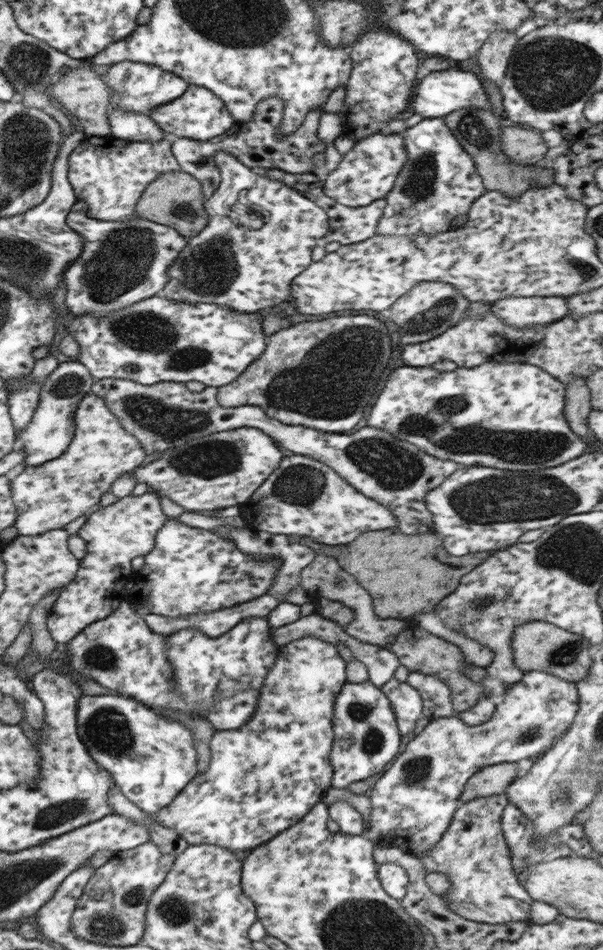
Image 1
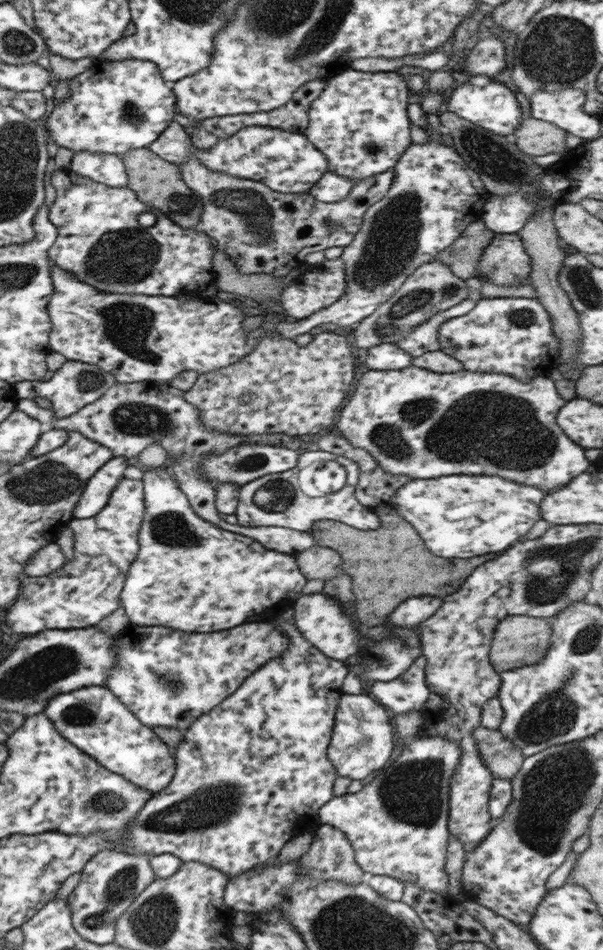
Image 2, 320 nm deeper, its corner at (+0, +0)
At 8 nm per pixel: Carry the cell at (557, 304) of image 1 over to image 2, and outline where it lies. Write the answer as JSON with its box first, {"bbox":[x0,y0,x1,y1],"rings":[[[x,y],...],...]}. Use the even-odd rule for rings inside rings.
{"bbox":[437,298,559,382],"rings":[[[487,298],[479,300],[467,314],[442,322],[437,331],[439,351],[458,360],[466,371],[508,374],[521,382],[537,376],[552,376],[559,365],[558,338],[552,333],[547,311],[531,298]]]}

